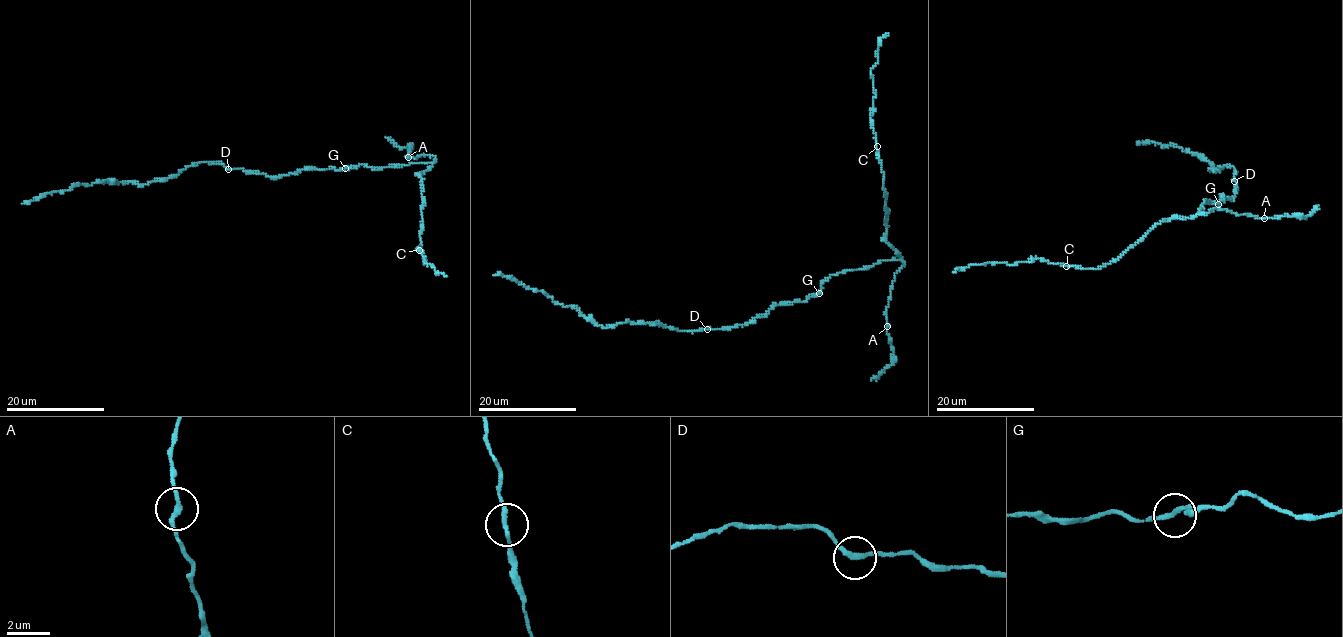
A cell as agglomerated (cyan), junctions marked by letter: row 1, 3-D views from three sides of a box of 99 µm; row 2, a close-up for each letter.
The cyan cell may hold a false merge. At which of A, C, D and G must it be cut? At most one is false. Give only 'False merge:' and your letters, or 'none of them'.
False merge: none of them

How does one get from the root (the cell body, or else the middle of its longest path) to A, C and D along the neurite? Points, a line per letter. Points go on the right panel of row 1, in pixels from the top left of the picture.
A: (1217, 203), (1204, 199), (1201, 208), (1204, 209), (1198, 213), (1202, 215), (1218, 208), (1264, 219)
C: (1217, 203), (1204, 199), (1203, 211), (1199, 210), (1201, 215), (1162, 220), (1120, 257), (1100, 267), (1066, 266)
D: (1217, 203), (1224, 202), (1221, 195), (1232, 198), (1236, 189), (1234, 181)

